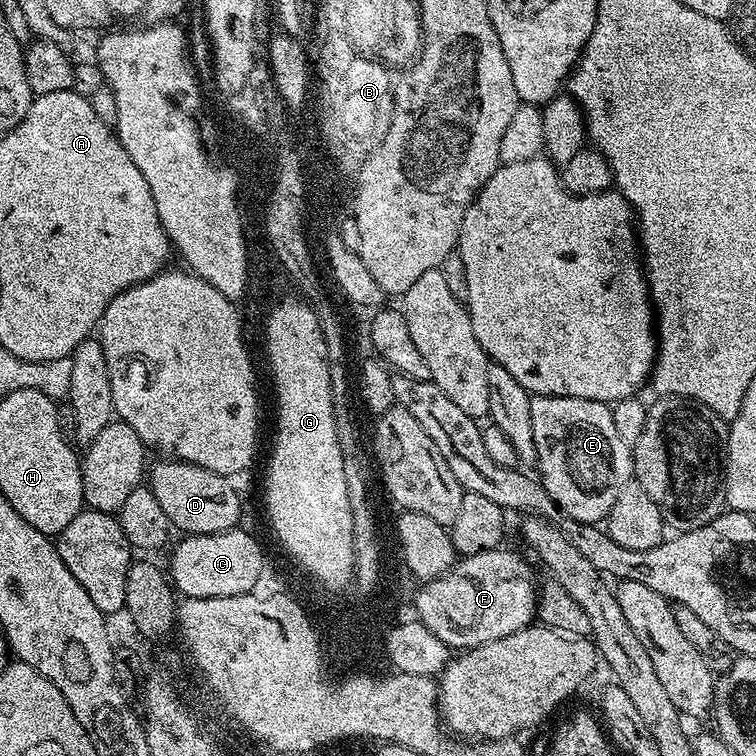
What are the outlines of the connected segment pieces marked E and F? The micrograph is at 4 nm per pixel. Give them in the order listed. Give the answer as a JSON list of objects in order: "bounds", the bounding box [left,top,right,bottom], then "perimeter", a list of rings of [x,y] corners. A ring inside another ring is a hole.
[{"bounds":[530,395,633,525],"perimeter":[[[533,395],[530,402],[530,422],[534,430],[536,447],[535,467],[540,468],[539,483],[550,494],[550,498],[560,507],[561,513],[569,520],[583,524],[599,525],[607,521],[610,510],[622,494],[626,485],[633,483],[632,449],[618,434],[609,405],[586,398],[569,396]]]},{"bounds":[414,546,538,650],"perimeter":[[[501,546],[463,557],[441,576],[427,581],[415,593],[414,602],[418,620],[448,648],[467,650],[529,627],[538,612],[538,583],[531,566],[508,546]],[[456,620],[461,628],[456,628]]]}]

